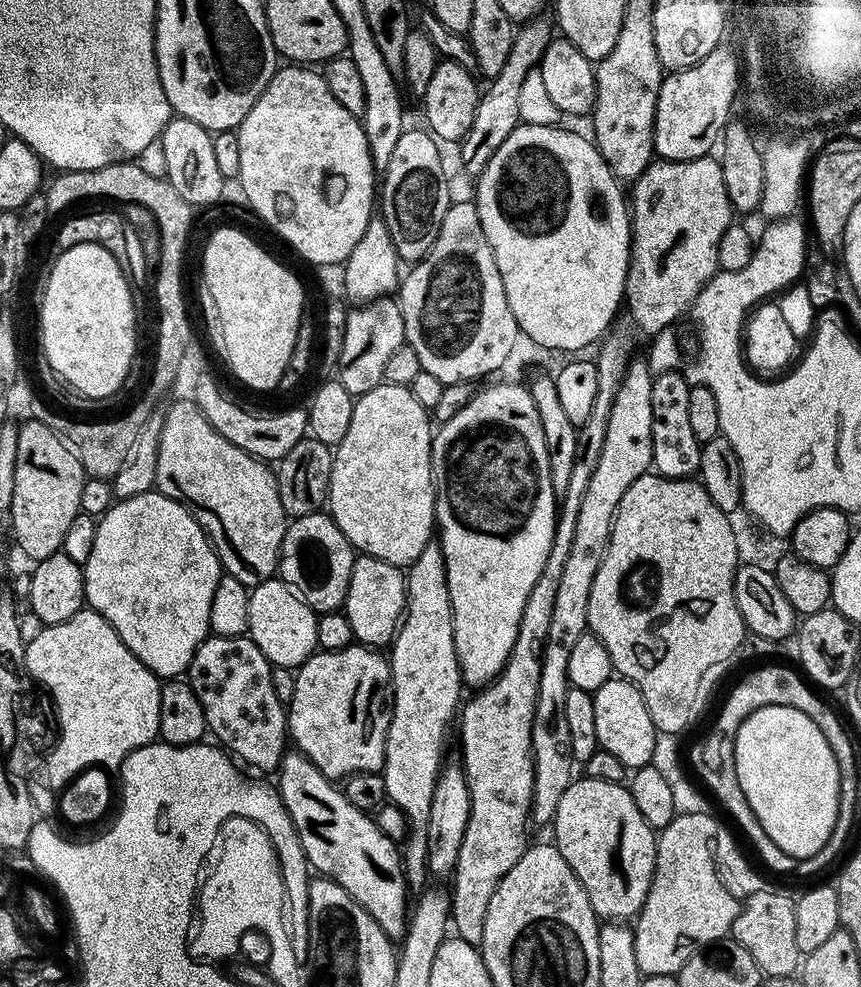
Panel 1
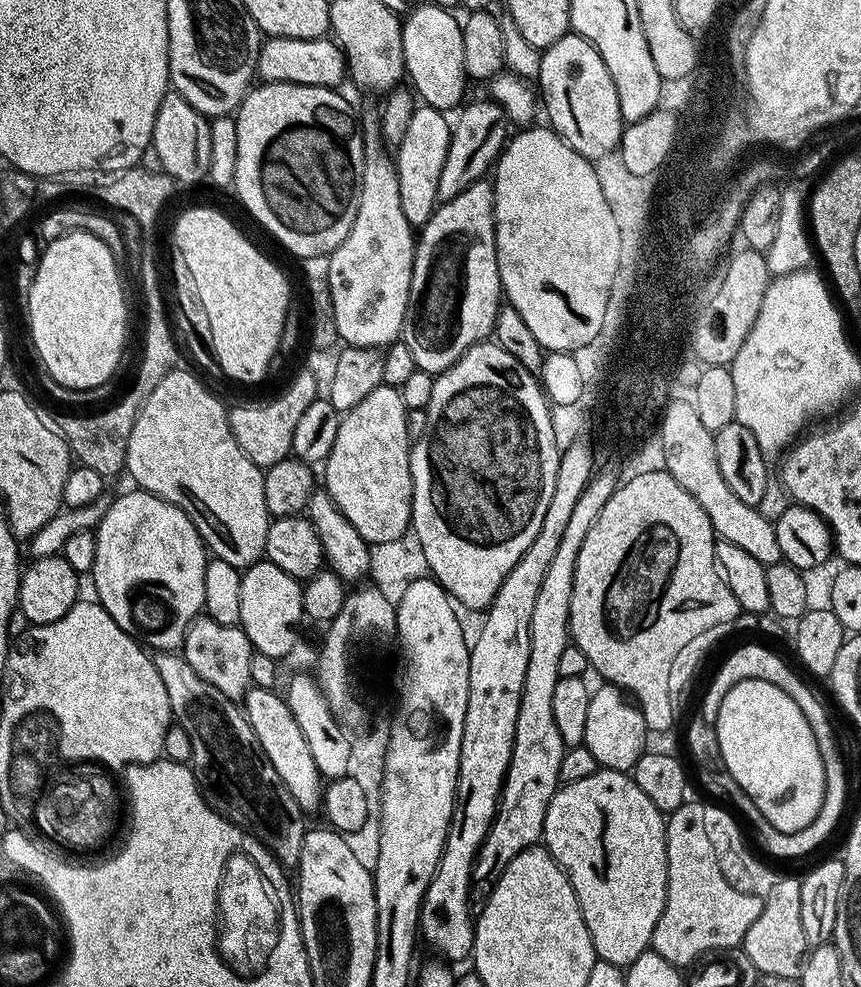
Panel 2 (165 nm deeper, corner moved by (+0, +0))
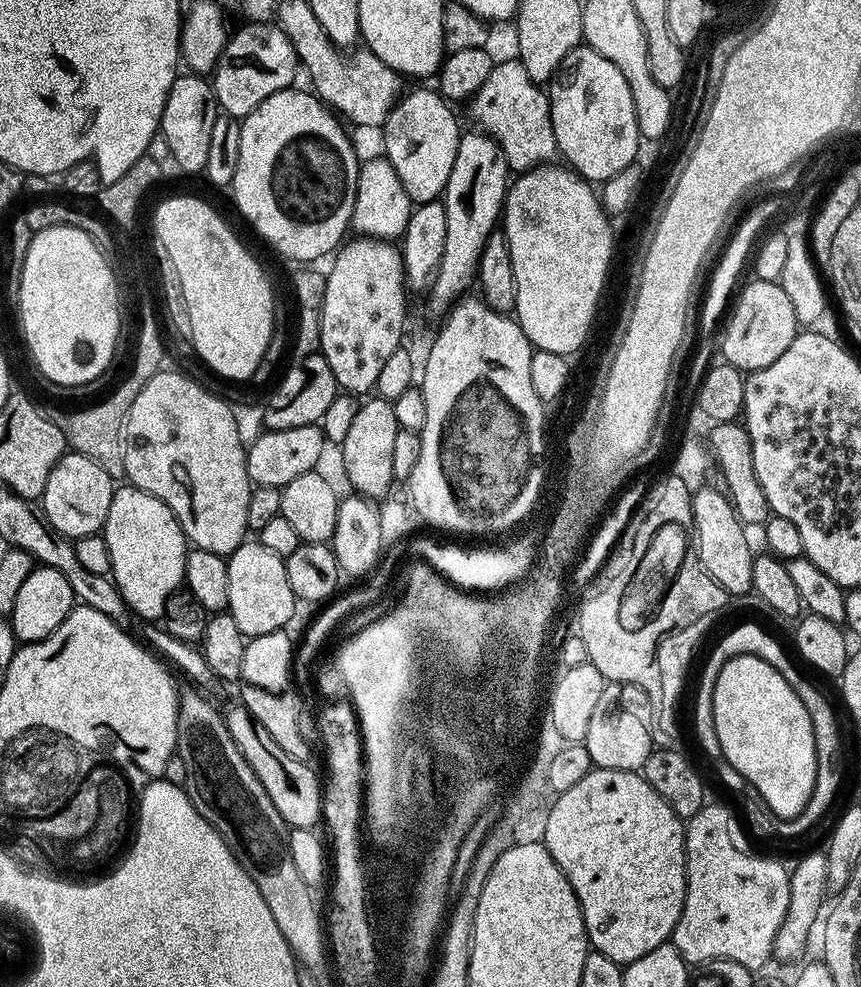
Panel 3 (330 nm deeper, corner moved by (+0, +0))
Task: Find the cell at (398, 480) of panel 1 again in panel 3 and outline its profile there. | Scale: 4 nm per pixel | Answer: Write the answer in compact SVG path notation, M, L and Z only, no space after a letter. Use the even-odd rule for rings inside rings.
M379 398L368 399L361 403L358 414L354 414L354 423L346 433L342 451L344 472L348 475L349 482L356 487L353 489L365 498L377 498L376 496L380 495L383 497L388 492L387 488L394 484L394 434L398 434L401 427L394 418L394 410L389 401Z

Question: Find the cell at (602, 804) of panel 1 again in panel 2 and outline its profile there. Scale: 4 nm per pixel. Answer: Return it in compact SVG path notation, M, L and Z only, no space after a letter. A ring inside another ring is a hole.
M598 770L590 774L590 778L582 778L582 782L557 788L546 810L543 847L568 875L586 930L590 930L592 945L601 960L627 966L643 952L649 951L654 926L658 926L658 918L662 918L668 893L665 823L665 813L660 812L646 794L642 794L628 772L611 770Z

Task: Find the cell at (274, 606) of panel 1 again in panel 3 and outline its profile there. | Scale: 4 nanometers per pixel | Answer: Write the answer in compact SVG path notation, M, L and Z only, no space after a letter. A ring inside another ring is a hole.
M259 542L238 545L227 557L230 574L230 598L227 611L245 638L281 631L284 623L298 607L294 590L290 590L290 578L286 578L285 557L266 550Z

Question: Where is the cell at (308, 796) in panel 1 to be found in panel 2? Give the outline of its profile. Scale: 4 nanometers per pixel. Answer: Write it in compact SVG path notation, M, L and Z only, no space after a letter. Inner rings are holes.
M252 687L242 702L242 708L267 756L274 766L291 797L298 802L303 812L321 807L323 803L324 780L314 762L313 752L298 726L286 700L274 690Z

